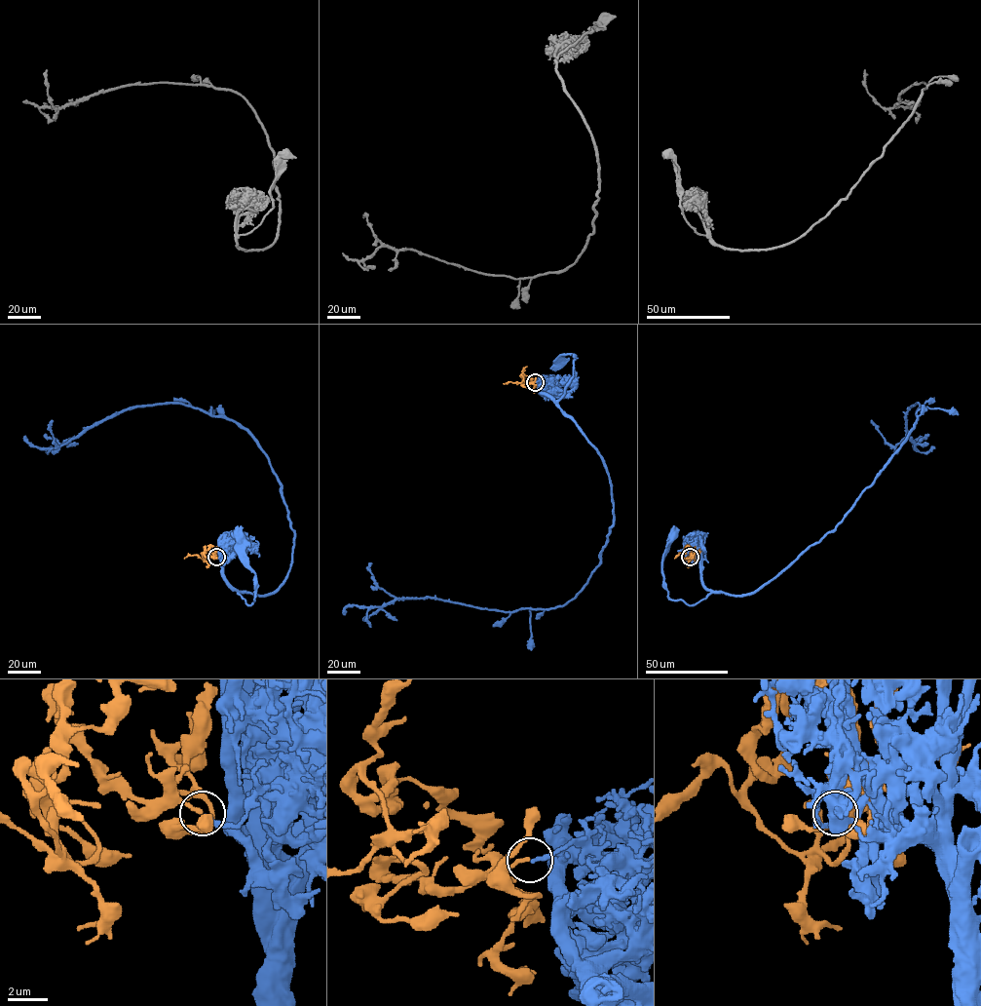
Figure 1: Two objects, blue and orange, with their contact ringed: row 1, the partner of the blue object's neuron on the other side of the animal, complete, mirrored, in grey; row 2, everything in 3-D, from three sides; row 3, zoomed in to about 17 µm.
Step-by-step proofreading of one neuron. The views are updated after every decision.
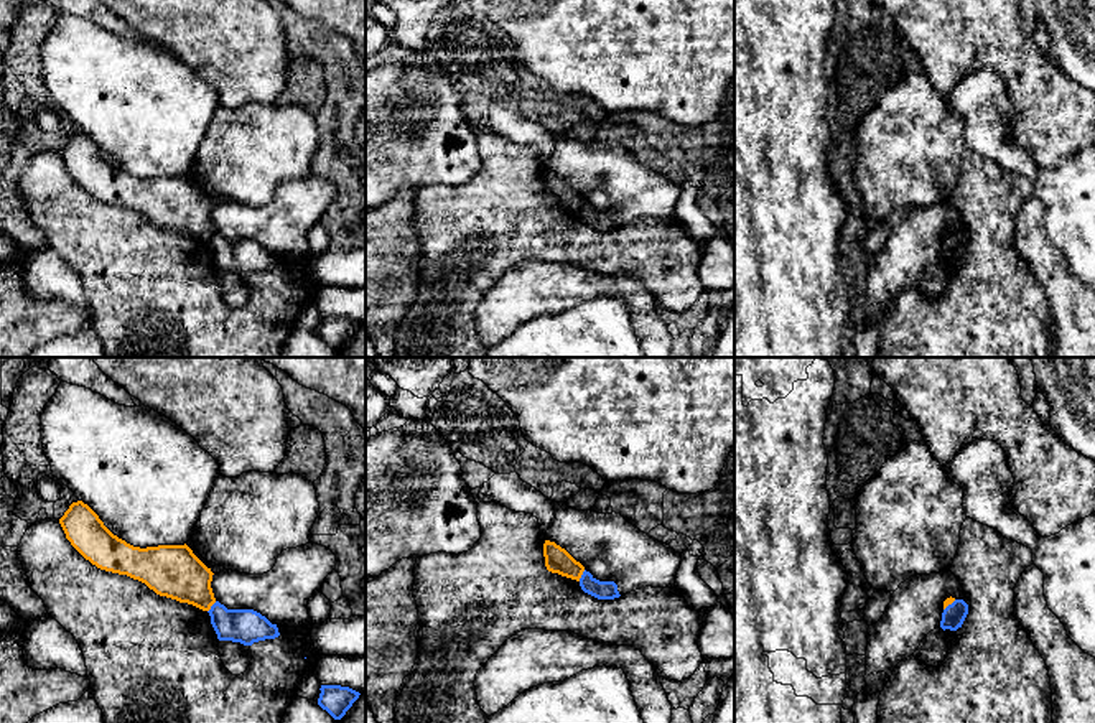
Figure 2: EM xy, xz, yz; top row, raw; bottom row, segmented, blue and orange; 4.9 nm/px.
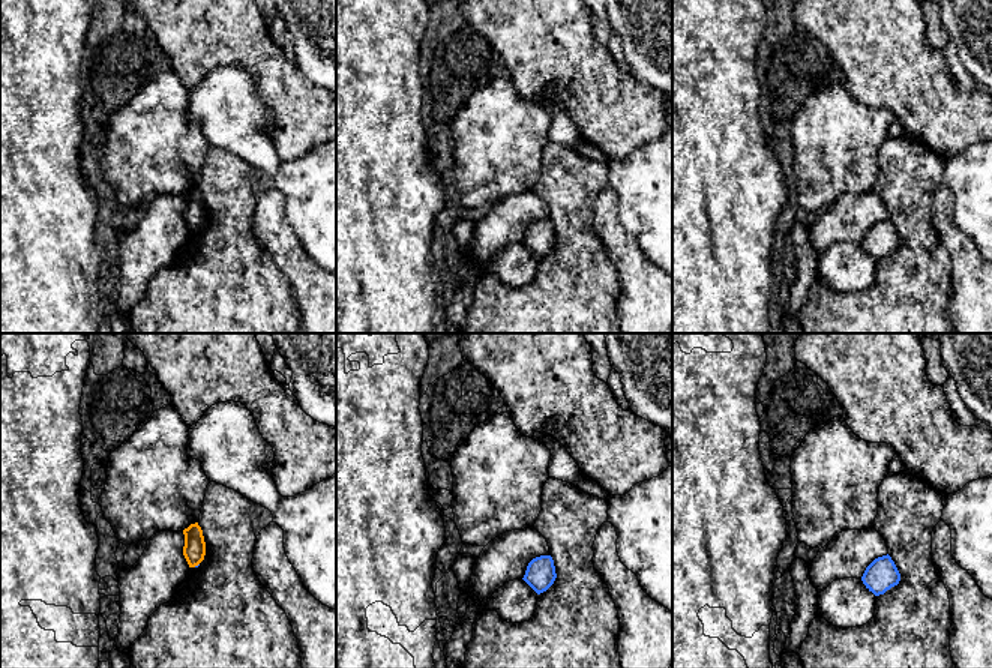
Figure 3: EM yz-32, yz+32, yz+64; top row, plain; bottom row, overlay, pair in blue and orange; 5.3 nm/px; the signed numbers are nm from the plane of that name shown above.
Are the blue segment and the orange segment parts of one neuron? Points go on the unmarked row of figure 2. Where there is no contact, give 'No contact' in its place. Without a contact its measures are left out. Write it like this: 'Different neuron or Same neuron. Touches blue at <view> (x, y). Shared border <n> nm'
Different neuron. Touches blue at xz (582, 206). Shared border 70 nm

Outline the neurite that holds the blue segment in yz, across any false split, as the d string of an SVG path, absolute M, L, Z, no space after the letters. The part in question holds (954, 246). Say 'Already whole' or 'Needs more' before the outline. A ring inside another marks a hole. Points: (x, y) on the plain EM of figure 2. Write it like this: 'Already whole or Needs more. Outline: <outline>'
Already whole. Outline: M955 231L948 236L942 244L940 259L957 262L962 259L965 249L968 245L968 236L963 231Z

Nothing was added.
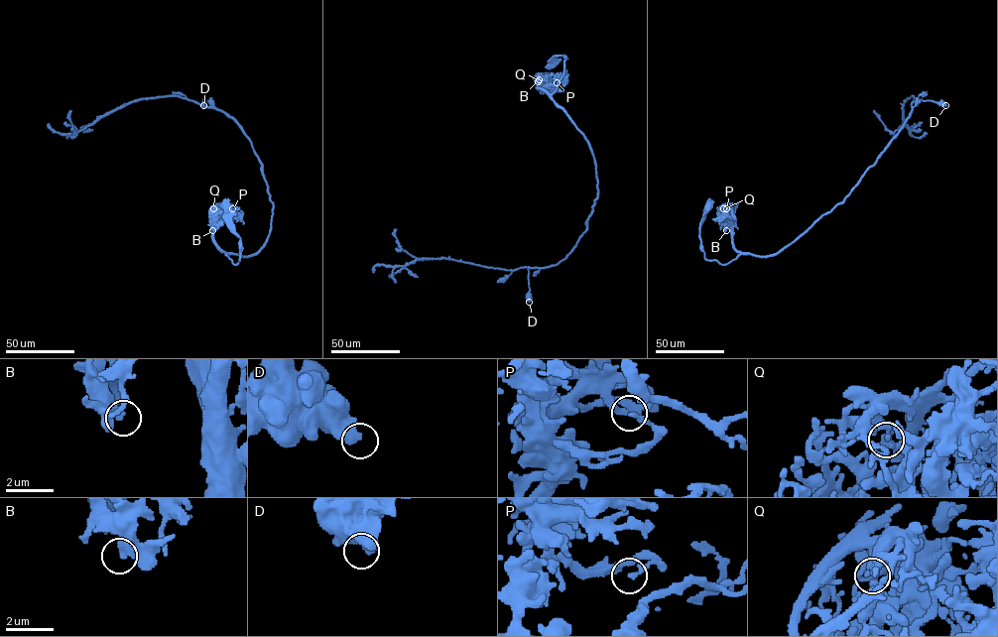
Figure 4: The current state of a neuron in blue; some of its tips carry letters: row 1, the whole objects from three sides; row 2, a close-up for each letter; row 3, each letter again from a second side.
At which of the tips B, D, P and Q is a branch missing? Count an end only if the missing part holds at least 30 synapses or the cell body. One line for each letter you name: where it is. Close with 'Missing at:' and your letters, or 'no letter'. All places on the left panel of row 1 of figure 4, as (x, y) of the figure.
Missing at: no letter

